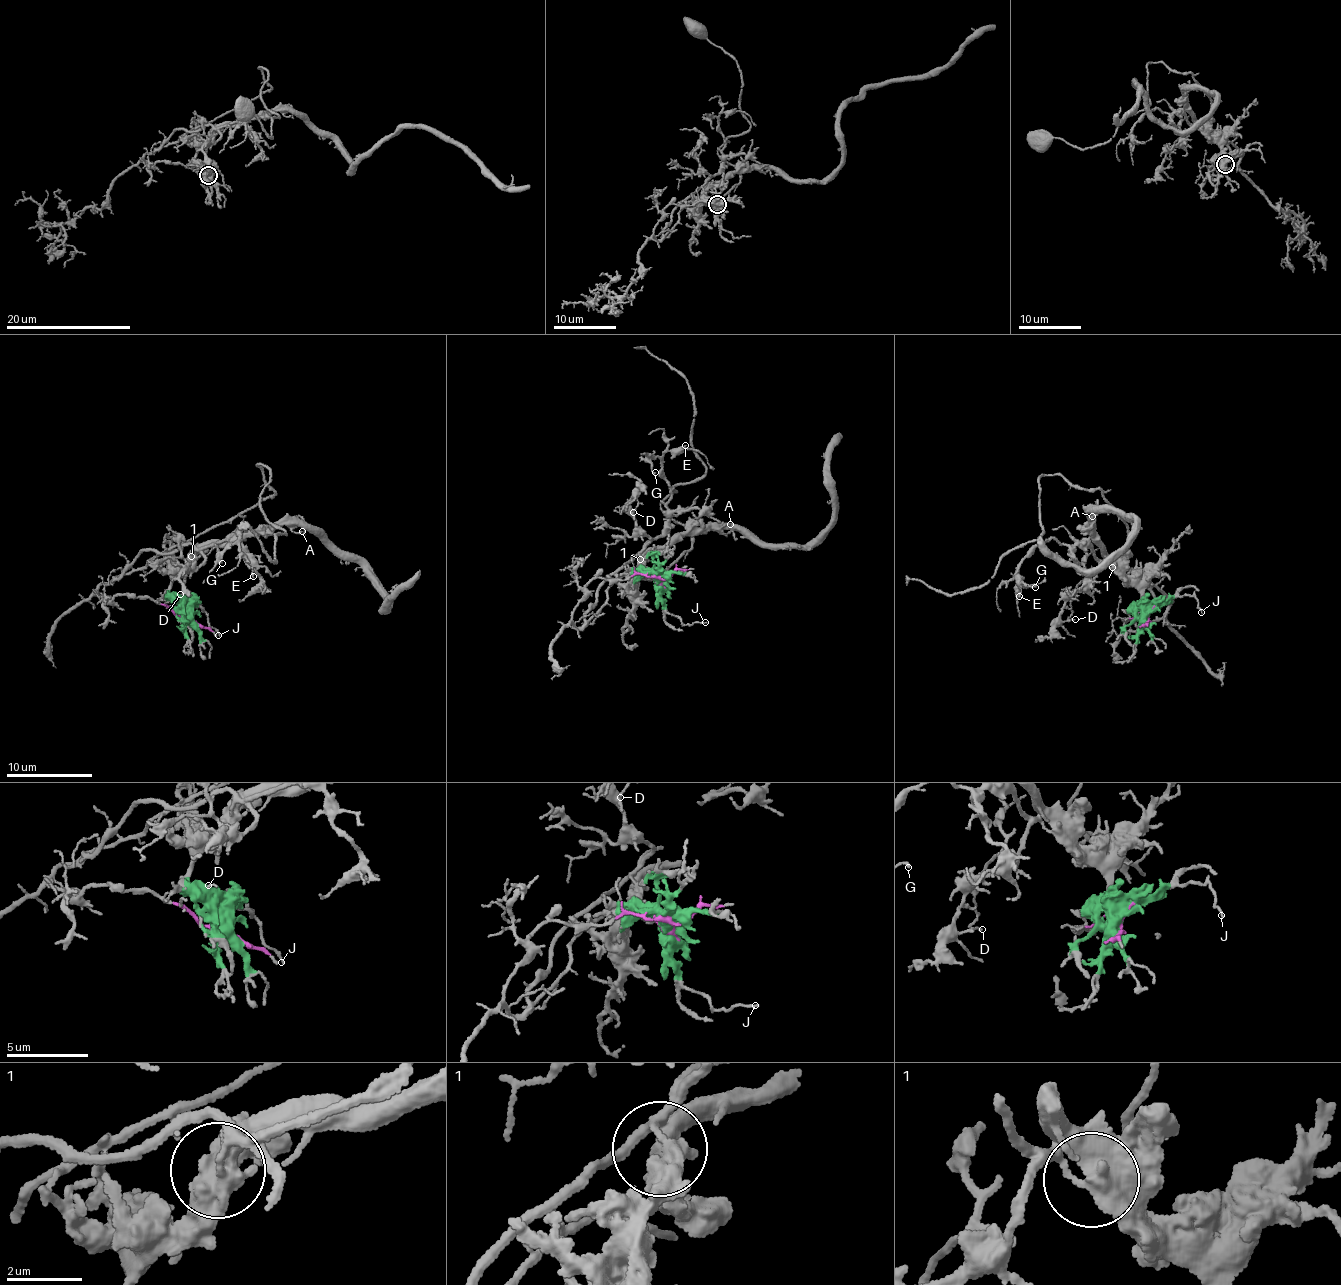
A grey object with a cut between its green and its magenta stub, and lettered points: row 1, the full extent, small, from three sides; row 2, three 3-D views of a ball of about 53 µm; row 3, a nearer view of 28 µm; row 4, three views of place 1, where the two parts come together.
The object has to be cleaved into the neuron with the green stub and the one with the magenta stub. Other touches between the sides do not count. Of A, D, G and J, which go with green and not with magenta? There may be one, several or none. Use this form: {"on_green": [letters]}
{"on_green": ["A", "J"]}

